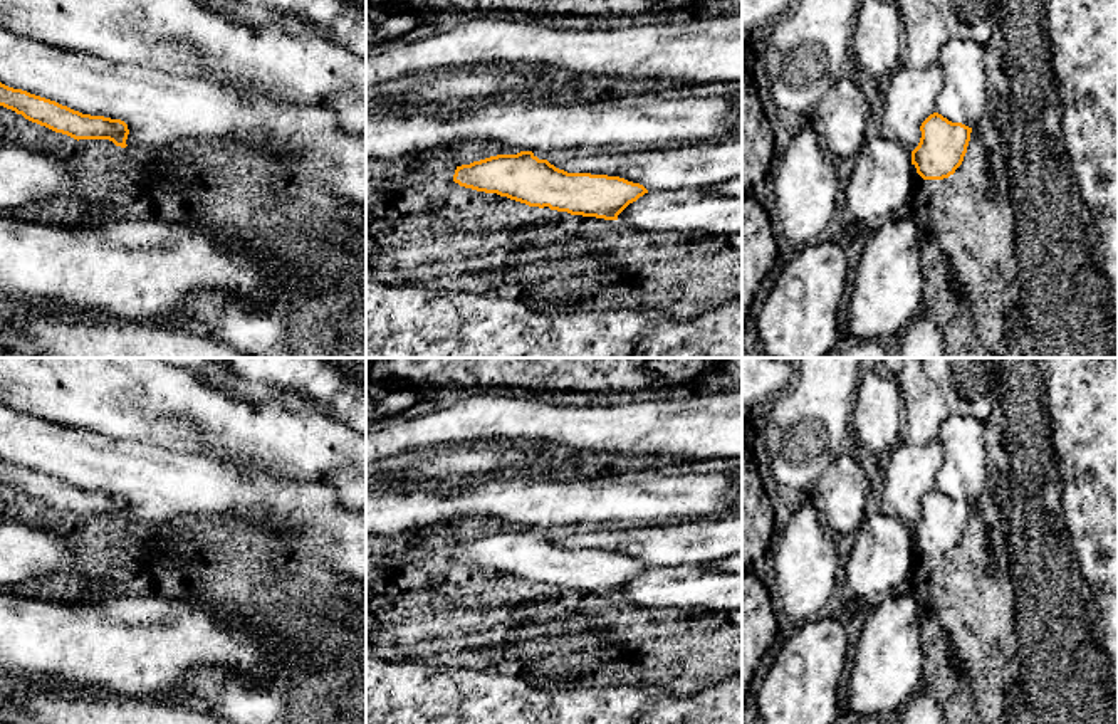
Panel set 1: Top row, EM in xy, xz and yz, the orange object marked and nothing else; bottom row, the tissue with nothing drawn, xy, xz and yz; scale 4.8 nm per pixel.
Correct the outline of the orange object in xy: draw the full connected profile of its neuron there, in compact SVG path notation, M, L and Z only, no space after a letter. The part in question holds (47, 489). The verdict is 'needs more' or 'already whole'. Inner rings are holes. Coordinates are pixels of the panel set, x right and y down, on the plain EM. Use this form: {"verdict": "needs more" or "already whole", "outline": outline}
{"verdict": "already whole", "outline": "M0 459L0 482L22 491L25 496L45 502L74 516L109 516L126 524L128 501L121 496L91 492L55 477L13 465Z"}

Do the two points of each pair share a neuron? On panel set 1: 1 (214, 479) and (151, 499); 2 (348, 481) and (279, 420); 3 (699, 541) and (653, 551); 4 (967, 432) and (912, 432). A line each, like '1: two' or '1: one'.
1: one
2: two
3: one
4: two

